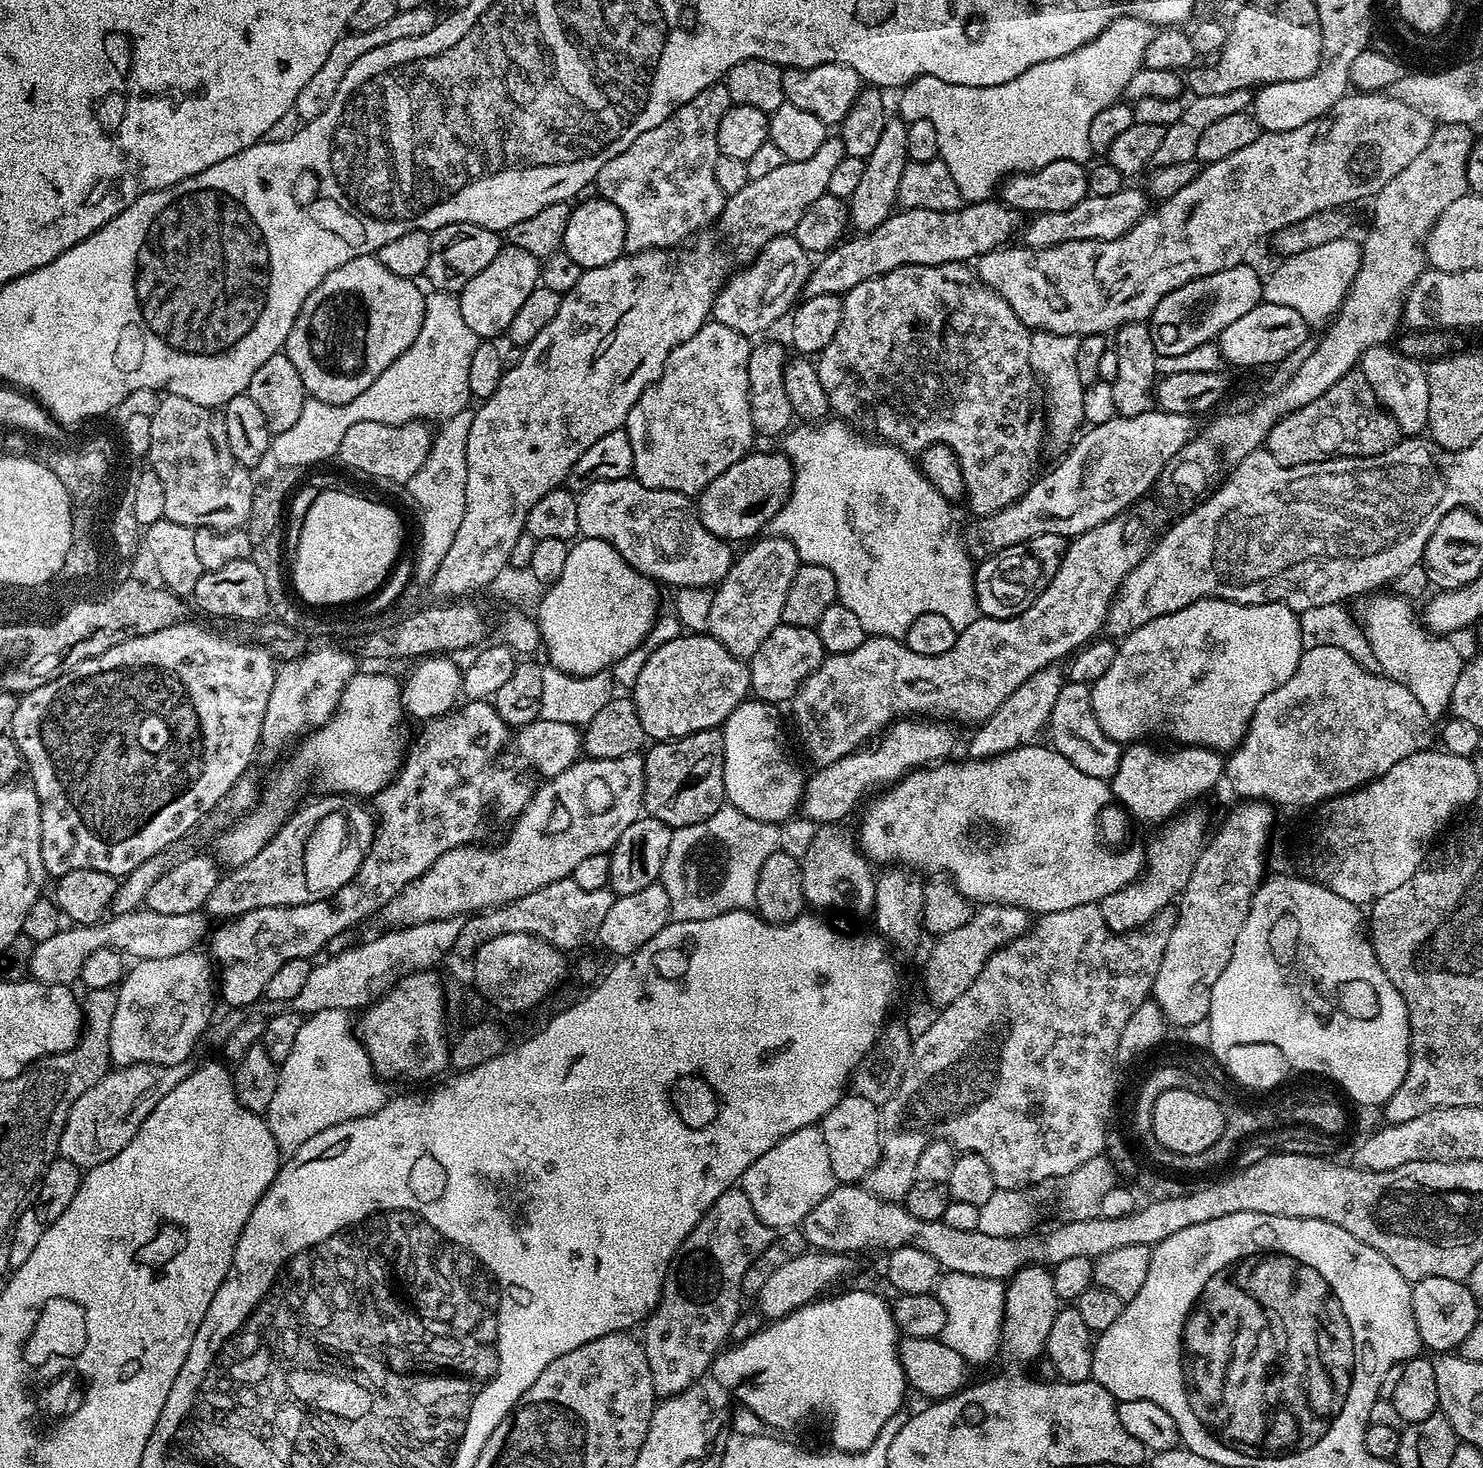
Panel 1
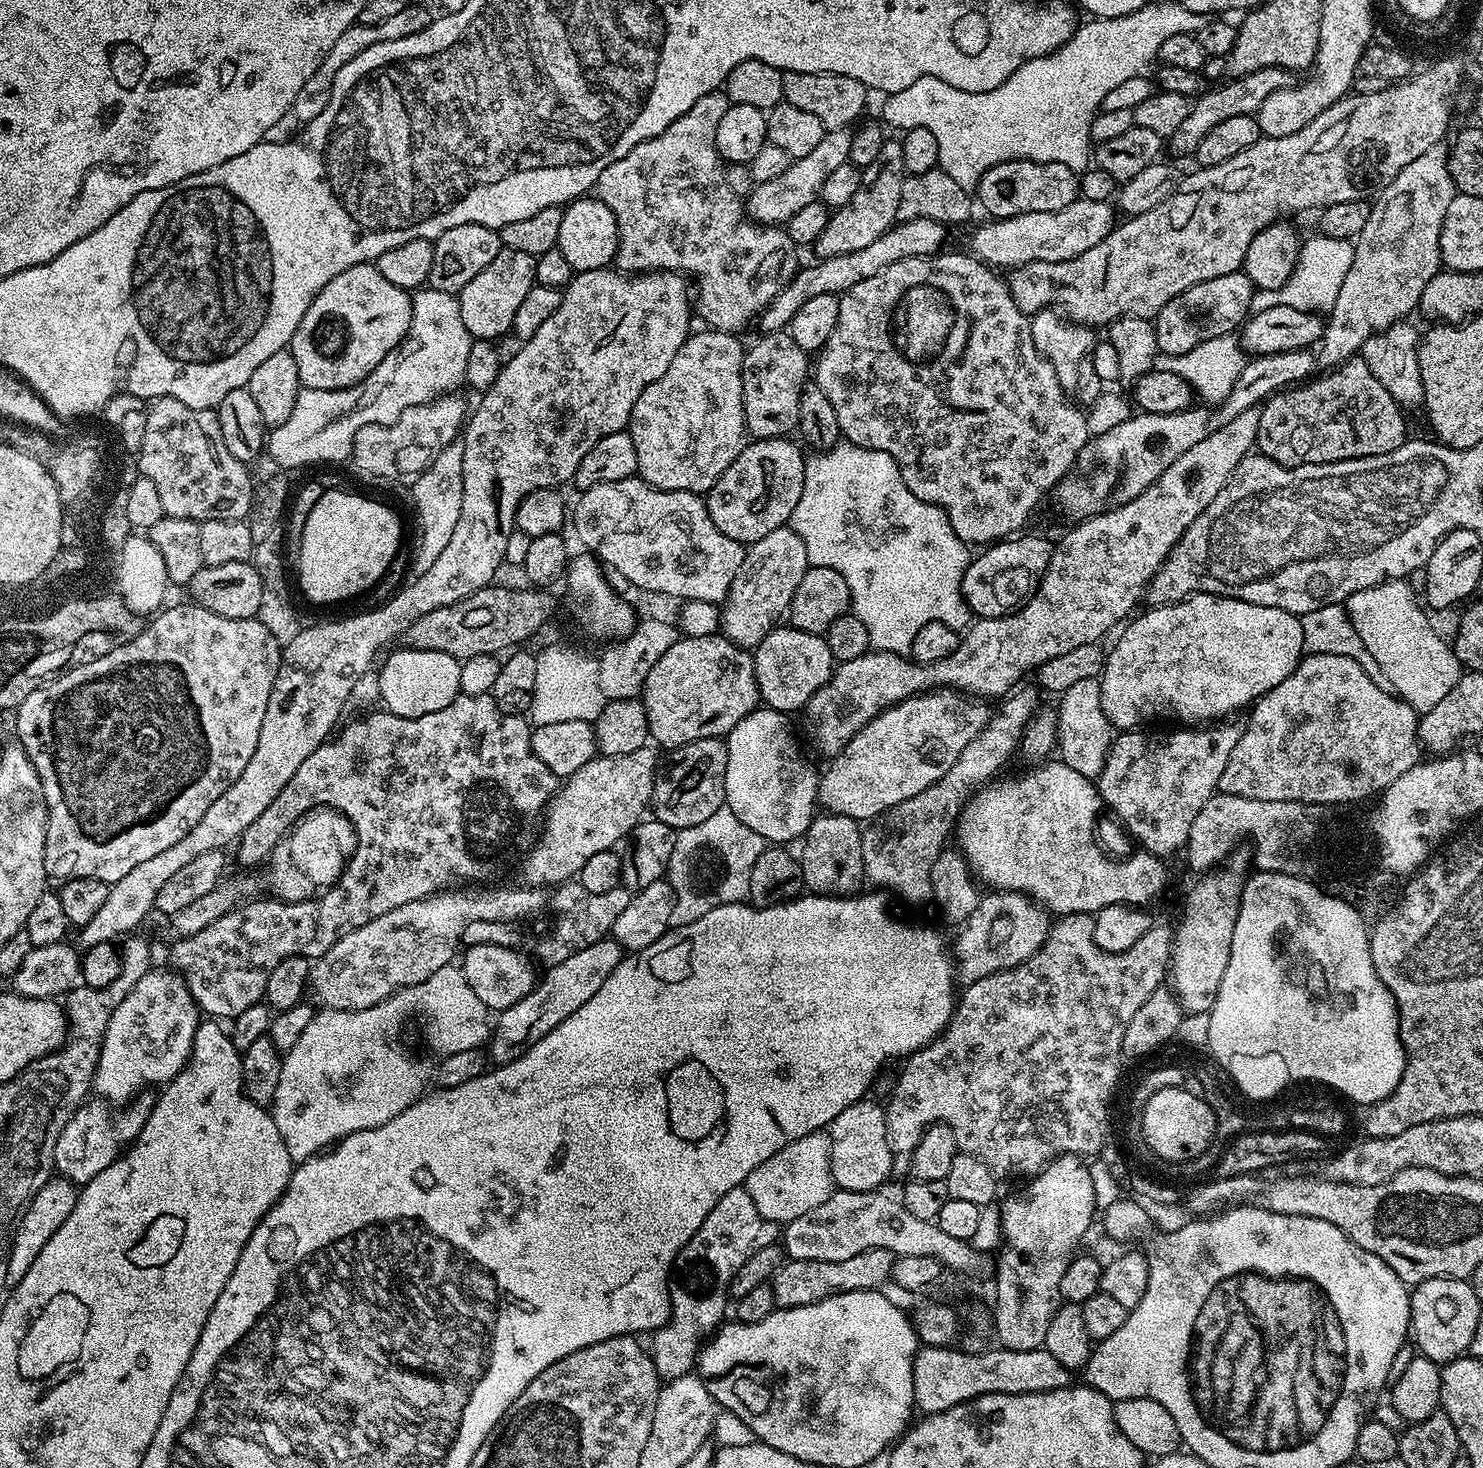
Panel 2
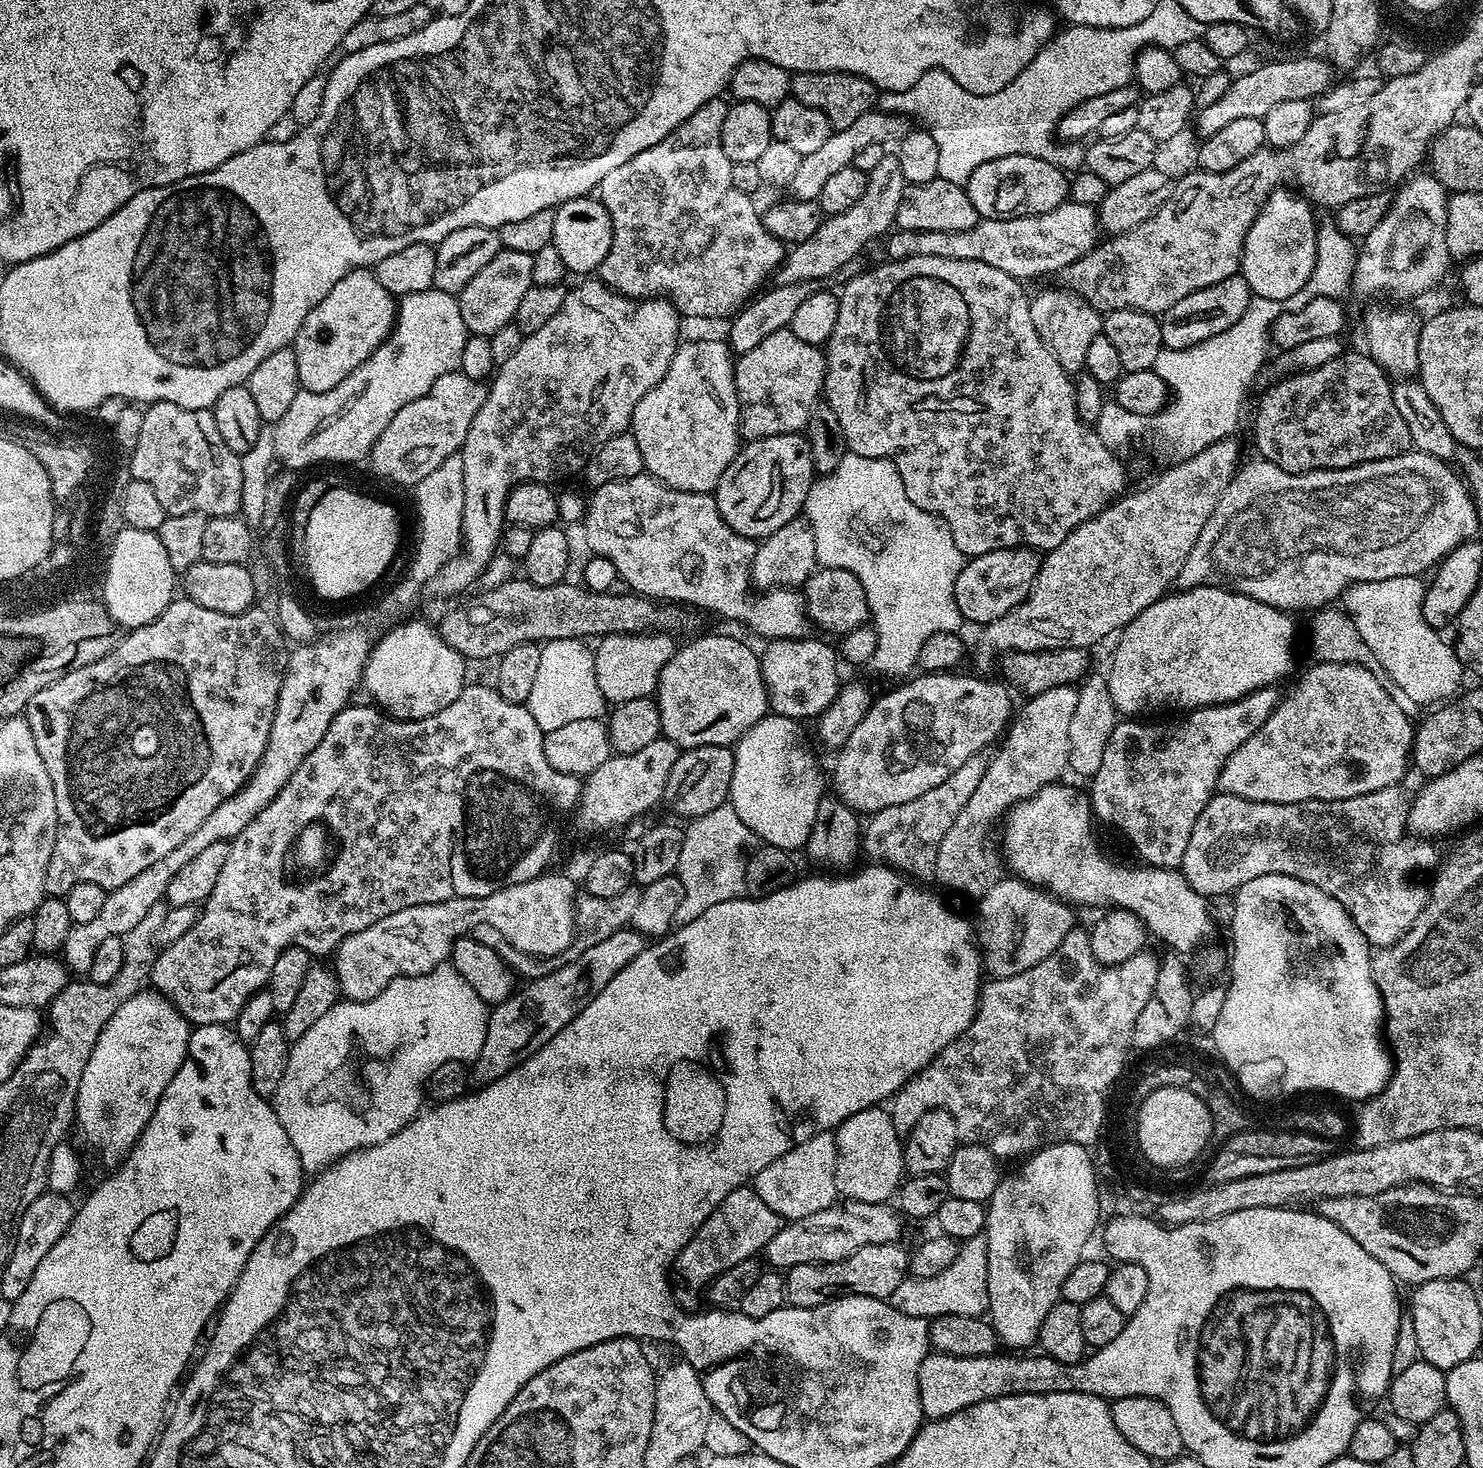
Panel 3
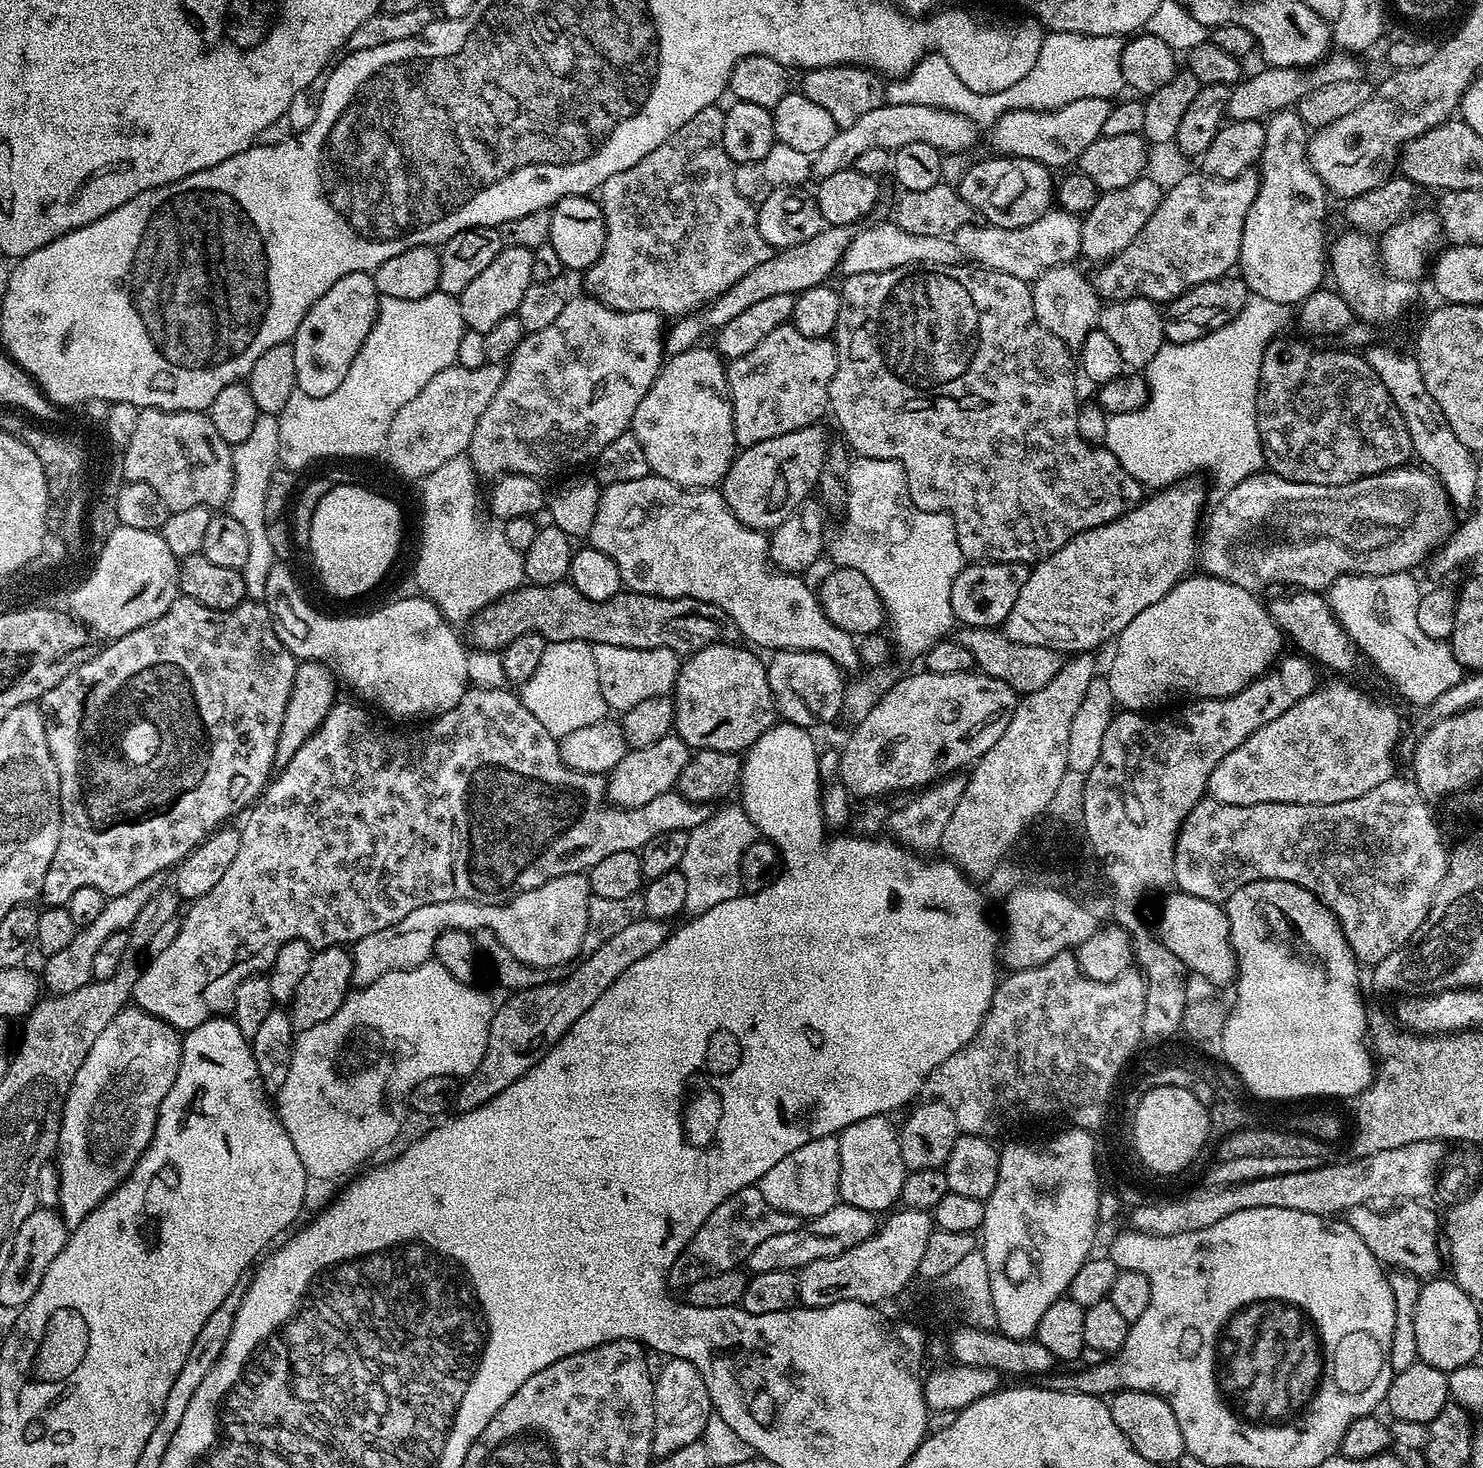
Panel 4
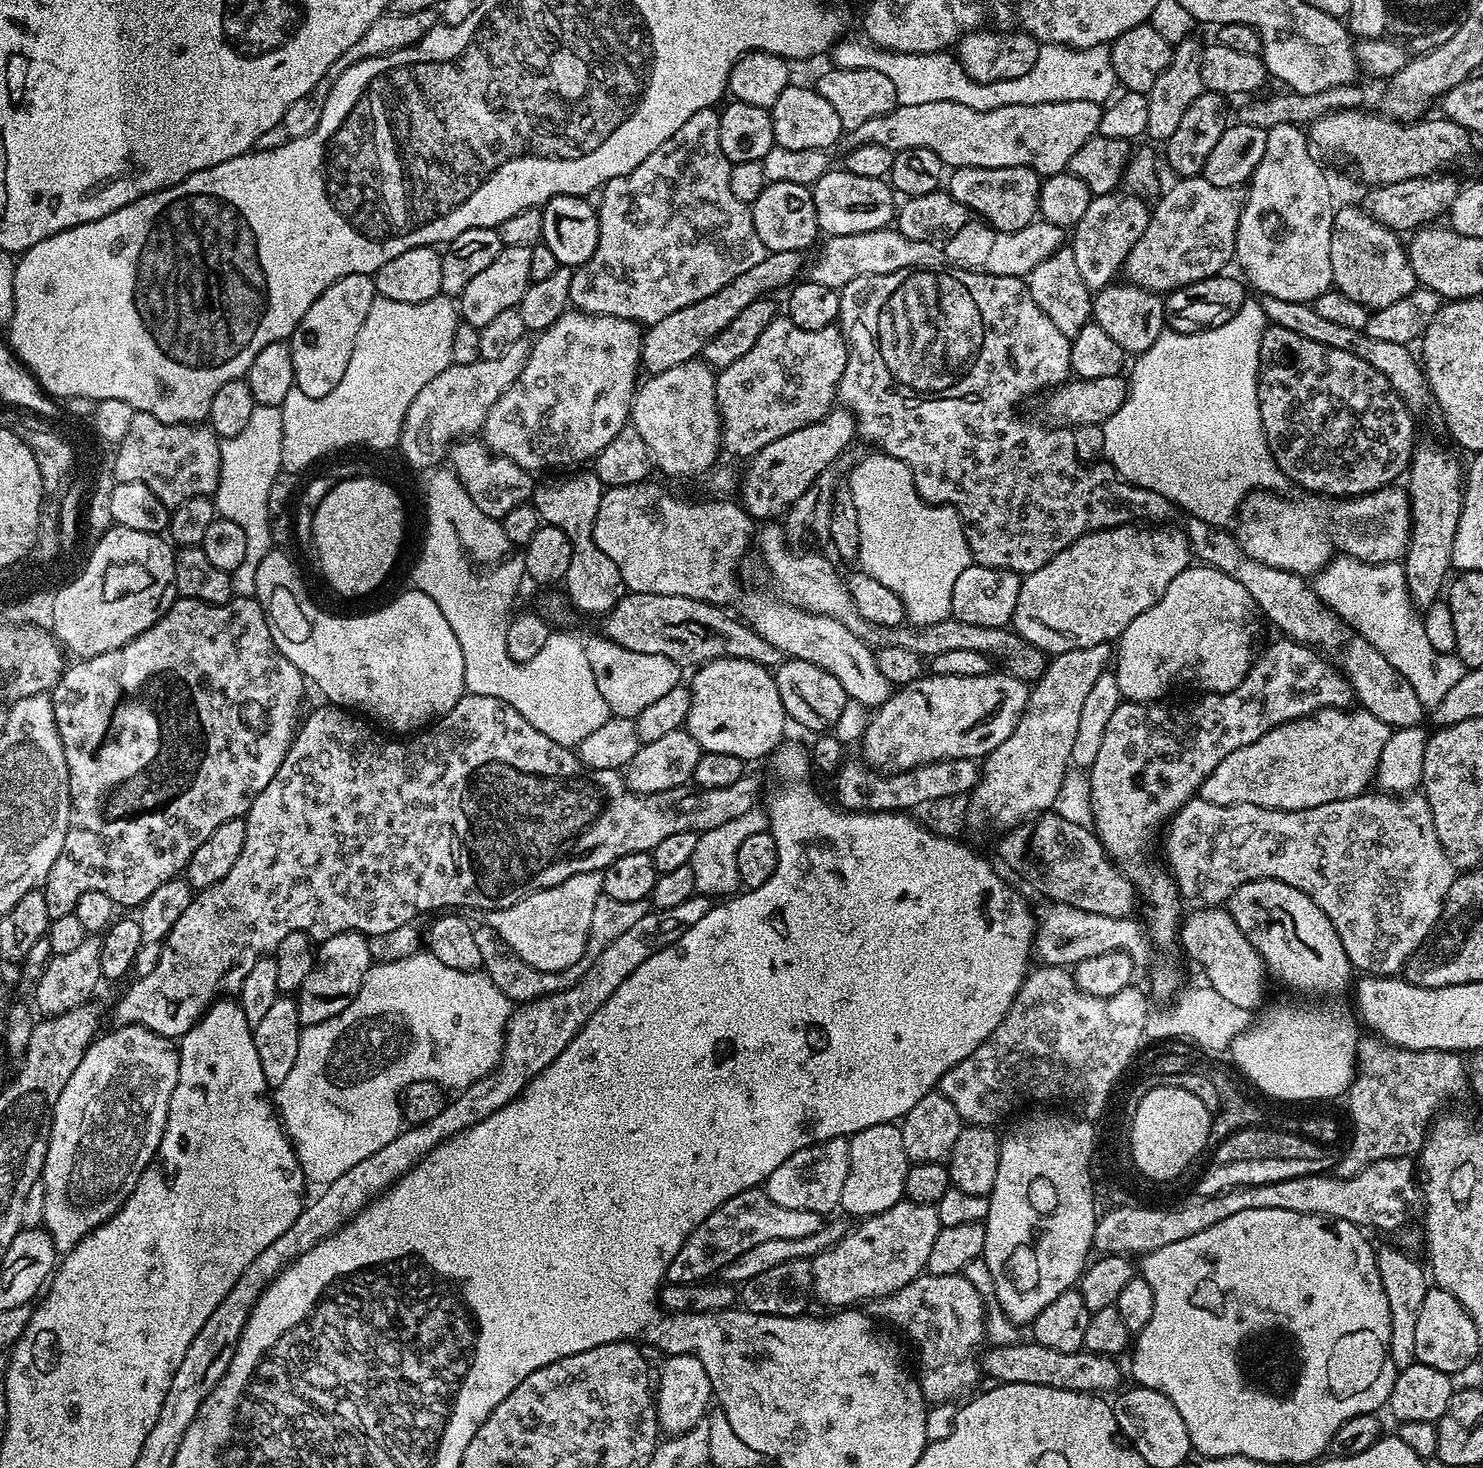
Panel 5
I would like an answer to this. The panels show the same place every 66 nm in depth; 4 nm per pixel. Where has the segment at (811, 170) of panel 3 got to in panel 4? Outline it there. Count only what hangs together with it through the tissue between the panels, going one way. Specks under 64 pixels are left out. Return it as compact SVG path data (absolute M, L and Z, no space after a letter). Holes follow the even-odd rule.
M887 102L879 104L874 110L869 110L867 114L862 114L862 118L857 118L851 126L837 128L834 138L822 146L812 157L812 175L817 181L830 178L830 174L838 174L842 170L853 167L858 158L866 150L886 150L893 153L897 148L910 146L910 142L927 142L929 146L934 146L941 154L964 154L967 148L972 148L976 144L976 132L978 126L970 118L966 118L957 112L942 110L934 106L914 106L913 104L889 104Z

